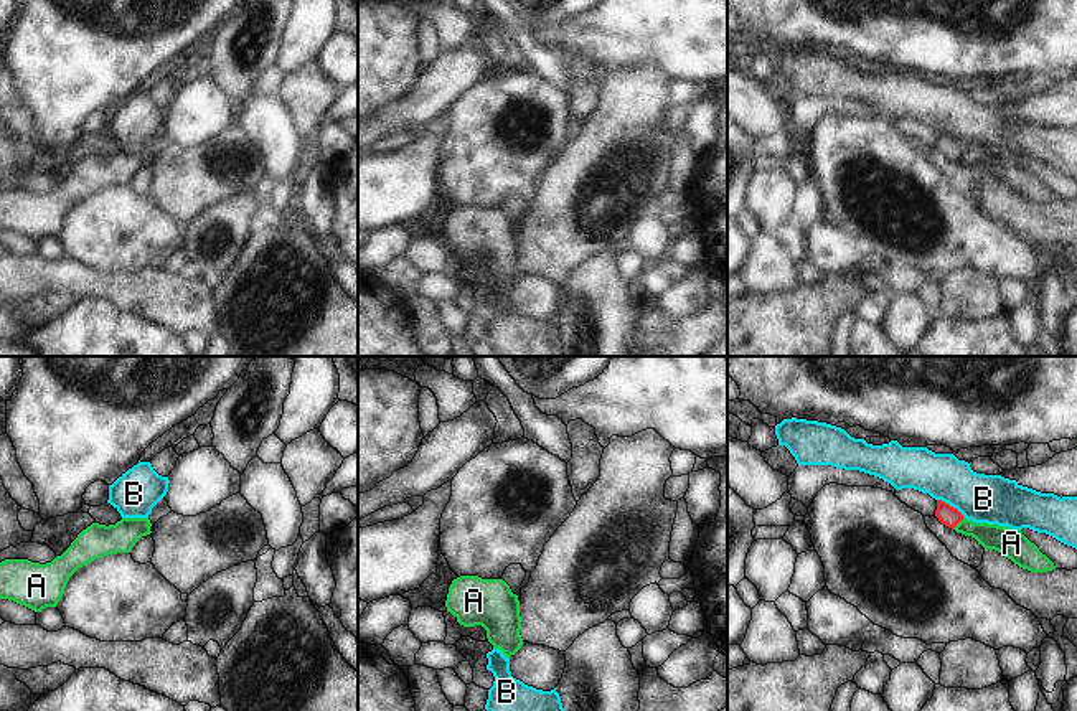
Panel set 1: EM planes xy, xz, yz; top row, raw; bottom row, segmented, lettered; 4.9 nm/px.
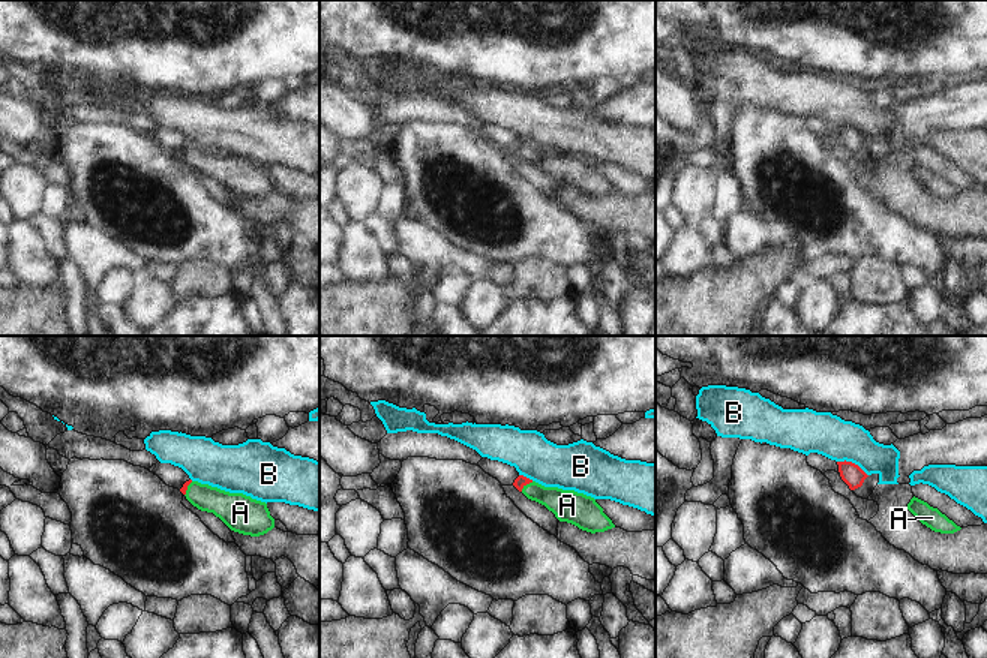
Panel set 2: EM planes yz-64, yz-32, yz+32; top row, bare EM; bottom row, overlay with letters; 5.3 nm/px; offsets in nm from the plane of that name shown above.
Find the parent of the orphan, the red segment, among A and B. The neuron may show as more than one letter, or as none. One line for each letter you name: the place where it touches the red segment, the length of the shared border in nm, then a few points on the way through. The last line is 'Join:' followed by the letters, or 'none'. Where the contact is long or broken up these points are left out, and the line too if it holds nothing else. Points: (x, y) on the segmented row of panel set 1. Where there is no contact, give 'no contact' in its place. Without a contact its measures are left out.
A: contact yz (957, 522); length 90 nm; way yz (947, 515), (957, 522), (1003, 540)
Join: A

